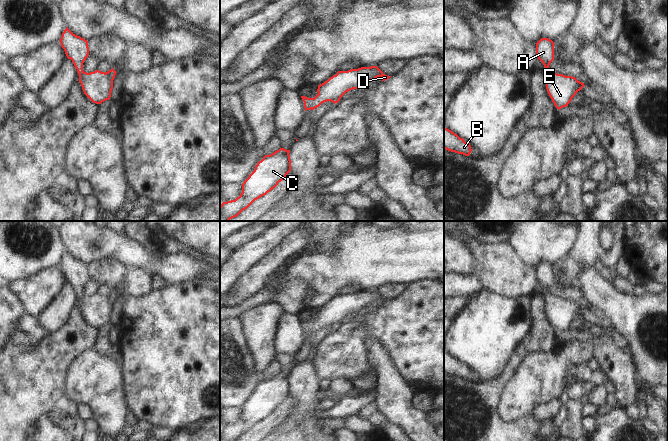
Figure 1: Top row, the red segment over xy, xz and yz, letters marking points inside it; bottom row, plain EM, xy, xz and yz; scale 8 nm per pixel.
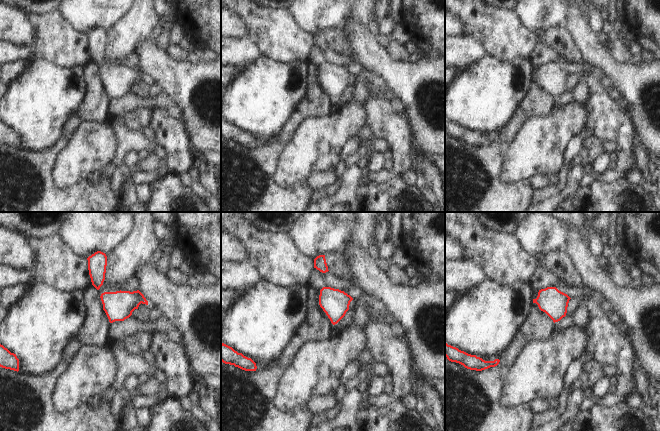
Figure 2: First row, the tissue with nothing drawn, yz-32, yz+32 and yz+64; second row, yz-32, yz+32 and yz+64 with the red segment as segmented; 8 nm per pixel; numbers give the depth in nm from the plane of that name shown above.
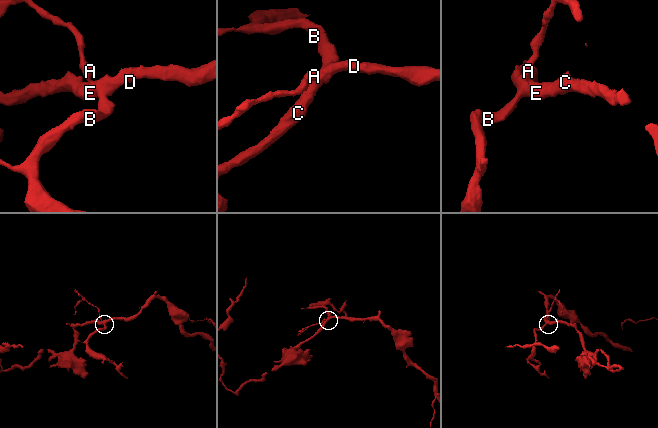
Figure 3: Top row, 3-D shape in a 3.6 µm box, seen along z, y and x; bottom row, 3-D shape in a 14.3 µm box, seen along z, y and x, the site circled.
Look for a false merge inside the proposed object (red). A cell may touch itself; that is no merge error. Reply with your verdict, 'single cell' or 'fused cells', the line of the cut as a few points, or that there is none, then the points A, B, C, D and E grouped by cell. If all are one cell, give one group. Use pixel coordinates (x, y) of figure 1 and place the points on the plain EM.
single cell | no cut | A B C D E

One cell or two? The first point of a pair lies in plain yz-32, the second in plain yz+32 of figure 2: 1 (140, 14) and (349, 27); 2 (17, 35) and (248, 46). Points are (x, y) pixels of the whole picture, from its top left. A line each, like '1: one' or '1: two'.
1: one
2: two

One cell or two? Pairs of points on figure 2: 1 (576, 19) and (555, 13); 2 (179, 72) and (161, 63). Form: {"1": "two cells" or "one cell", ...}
{"1": "two cells", "2": "one cell"}

